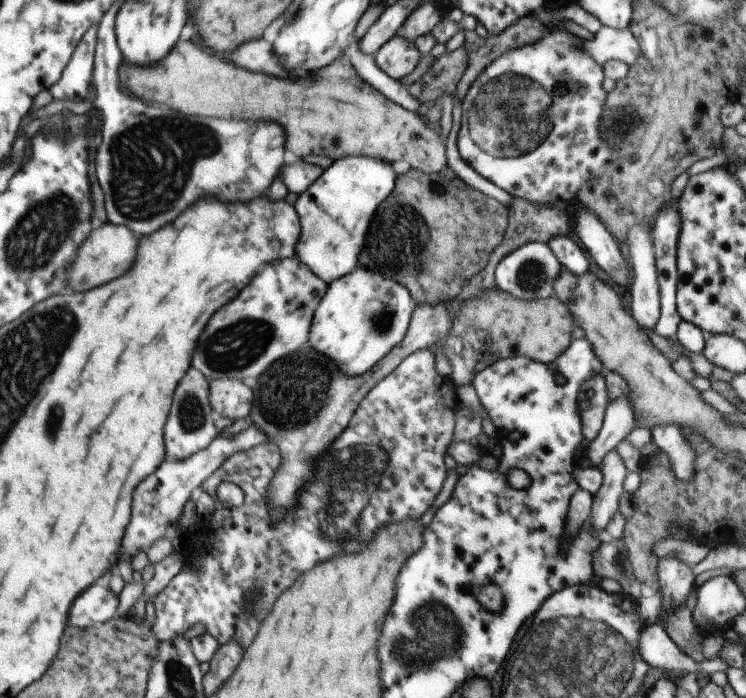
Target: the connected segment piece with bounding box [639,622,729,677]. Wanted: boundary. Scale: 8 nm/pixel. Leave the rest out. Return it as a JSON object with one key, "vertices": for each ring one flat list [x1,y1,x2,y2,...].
{"vertices":[[660,622,644,626,639,636,639,642,643,659,651,667,661,668,670,673,706,672,711,677,715,672,725,671,729,668,720,656,696,662,694,658,678,648]]}

